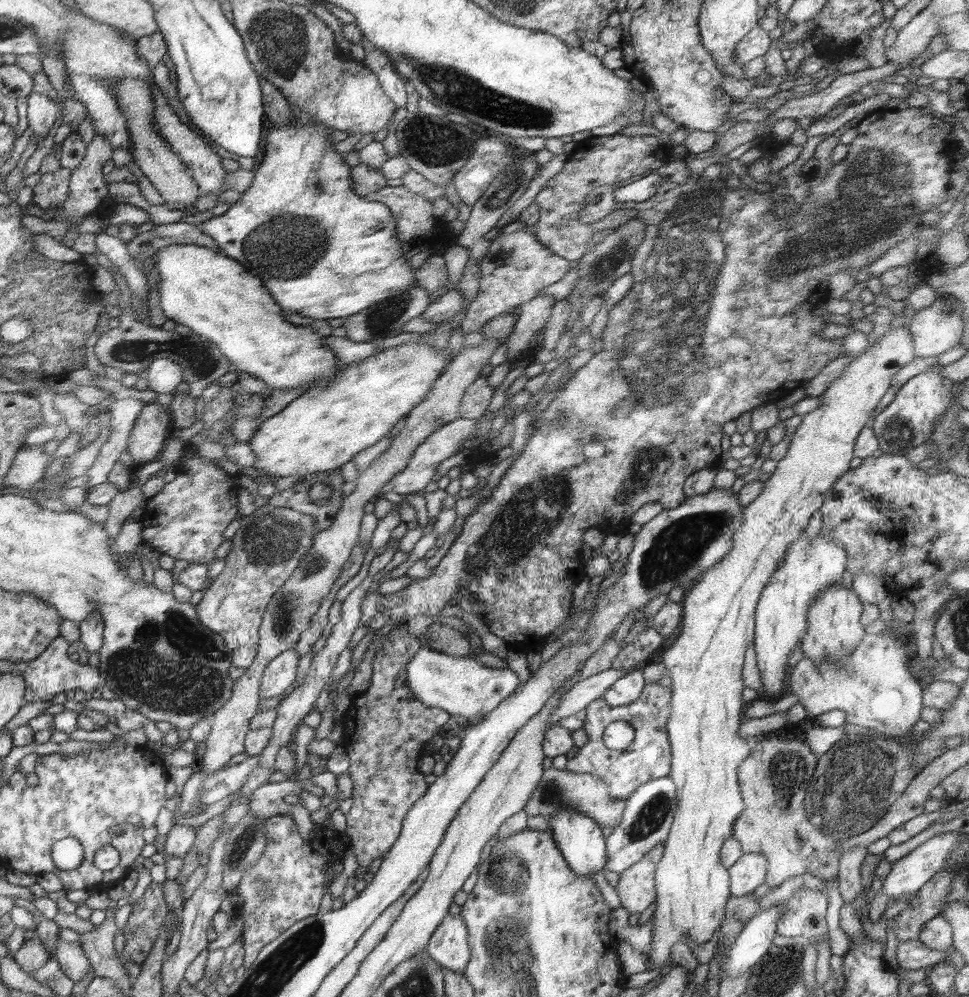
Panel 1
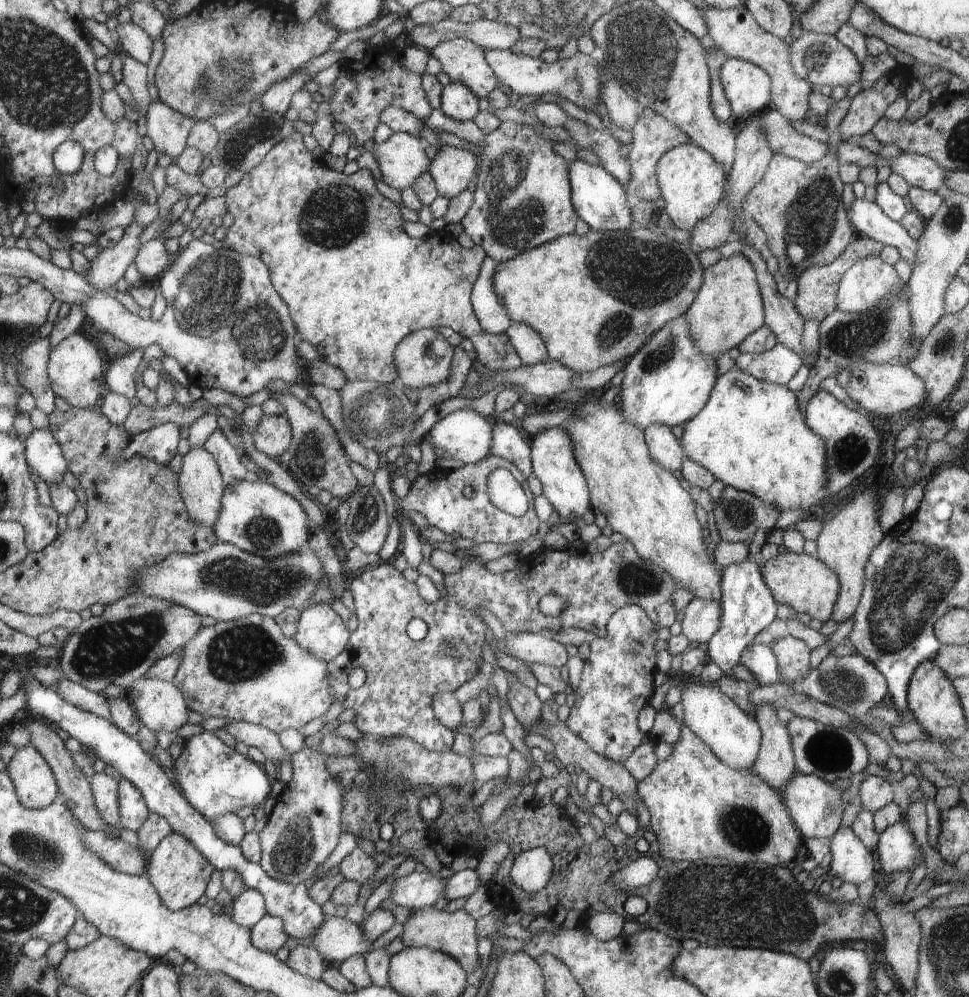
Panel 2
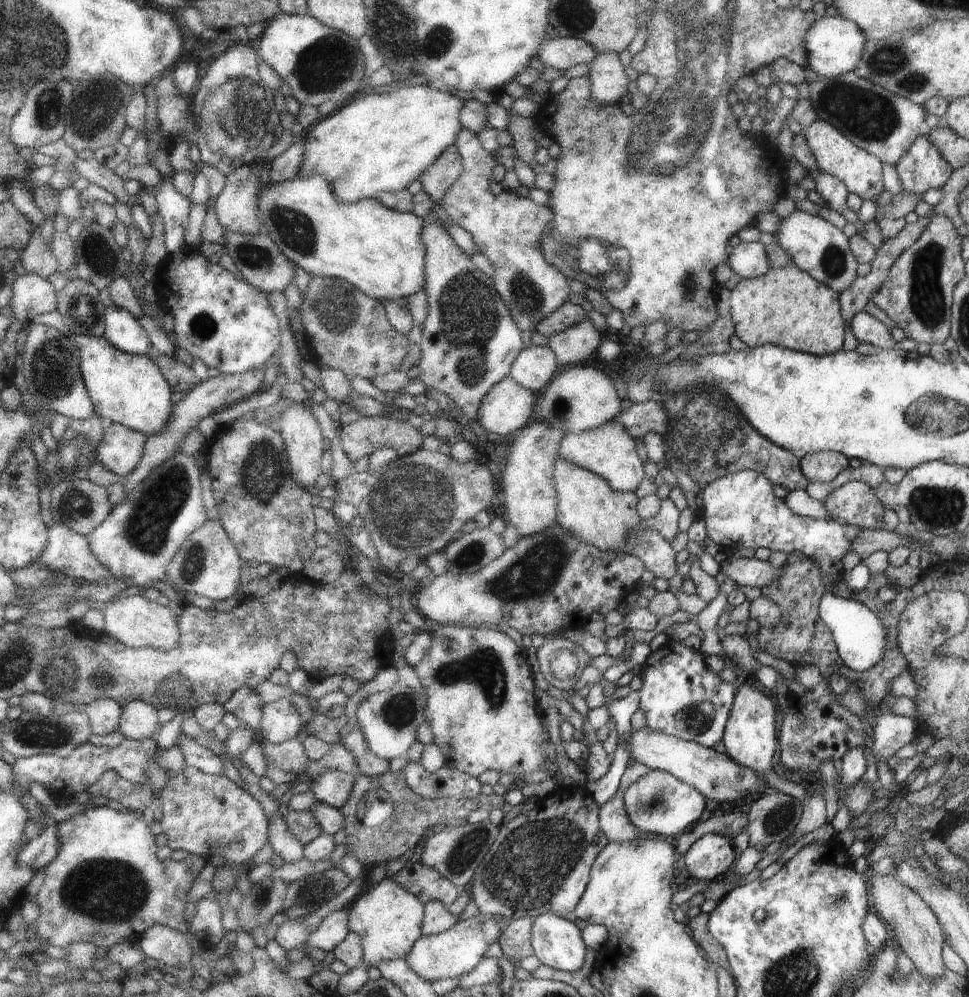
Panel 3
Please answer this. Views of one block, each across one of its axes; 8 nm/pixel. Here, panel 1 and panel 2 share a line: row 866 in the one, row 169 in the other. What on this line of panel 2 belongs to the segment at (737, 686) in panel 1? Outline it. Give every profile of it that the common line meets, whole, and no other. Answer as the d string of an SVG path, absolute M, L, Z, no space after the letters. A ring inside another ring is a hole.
M690 142L665 152L657 166L657 177L666 214L671 218L675 228L691 231L697 222L708 217L720 204L728 172L709 151Z

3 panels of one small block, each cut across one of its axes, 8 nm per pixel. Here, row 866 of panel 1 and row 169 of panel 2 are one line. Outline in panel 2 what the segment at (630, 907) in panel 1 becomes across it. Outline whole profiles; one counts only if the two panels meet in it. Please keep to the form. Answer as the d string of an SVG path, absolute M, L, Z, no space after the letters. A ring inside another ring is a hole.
M644 108L638 122L633 126L631 149L627 158L631 168L631 181L627 184L627 194L631 201L641 199L642 201L655 201L661 197L658 186L657 166L665 152L674 147L690 143L692 140L676 124L670 124L669 120L653 111Z

